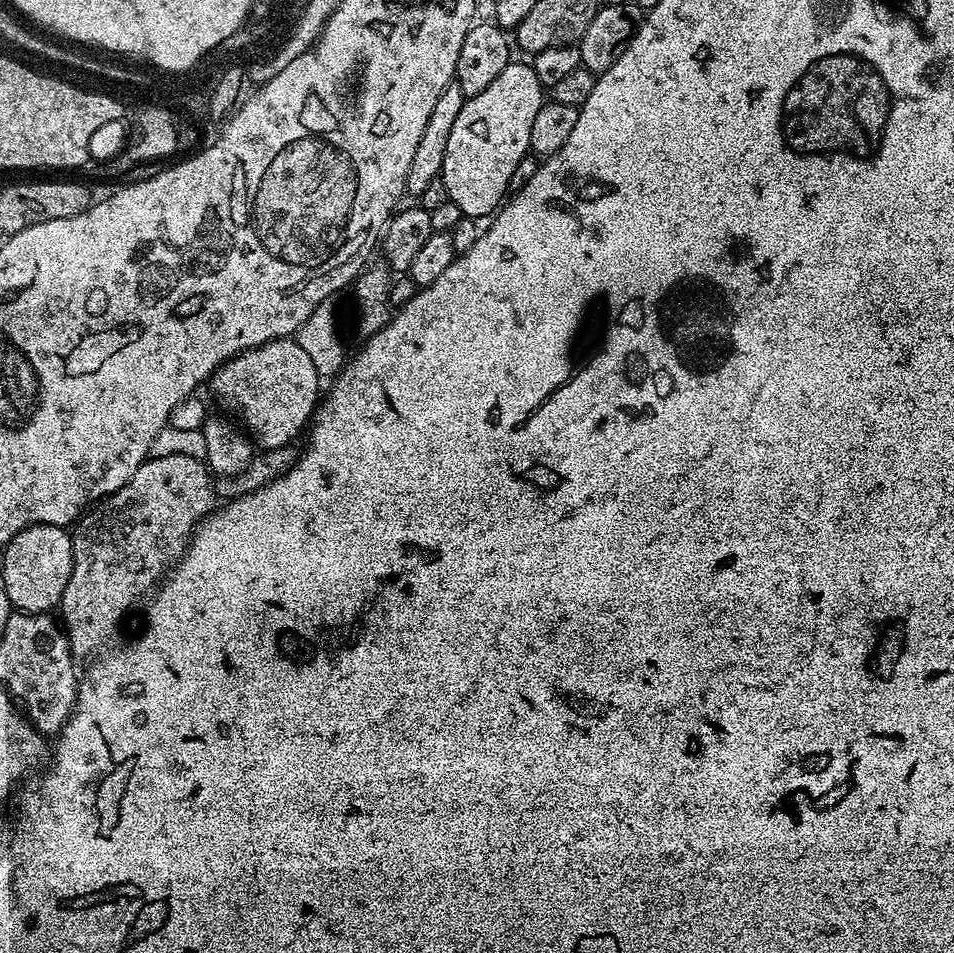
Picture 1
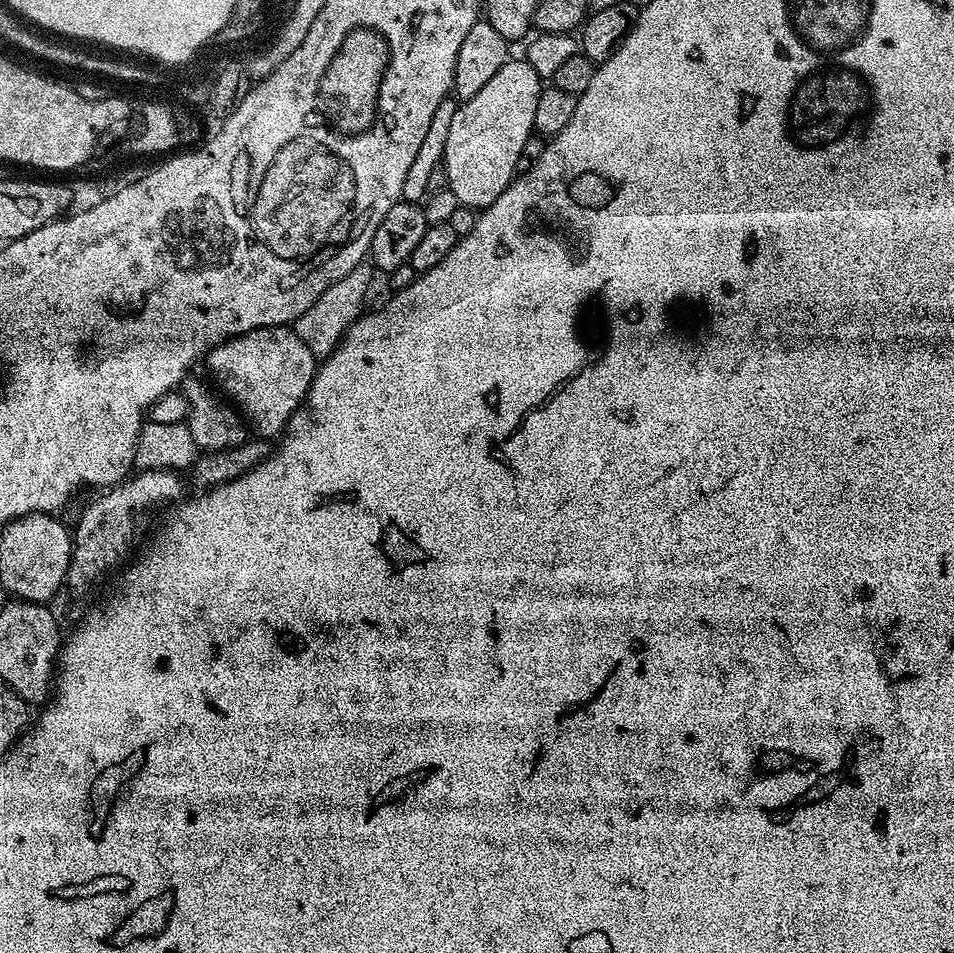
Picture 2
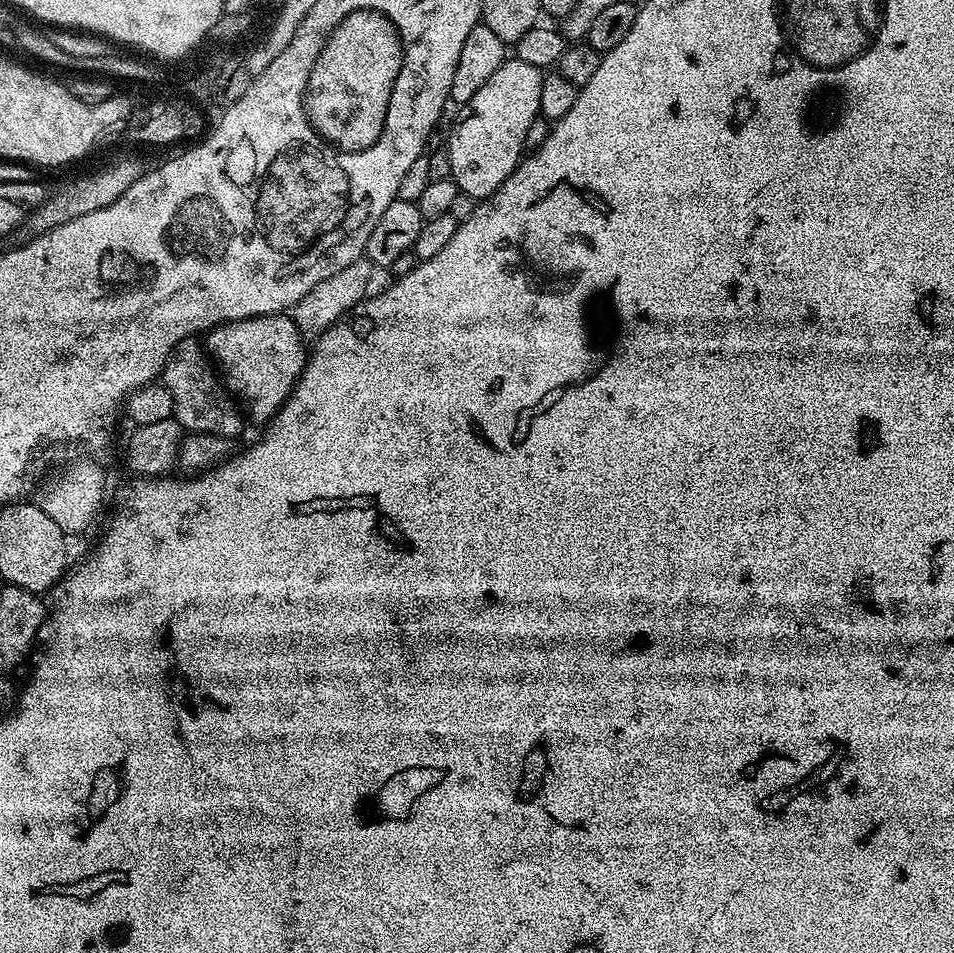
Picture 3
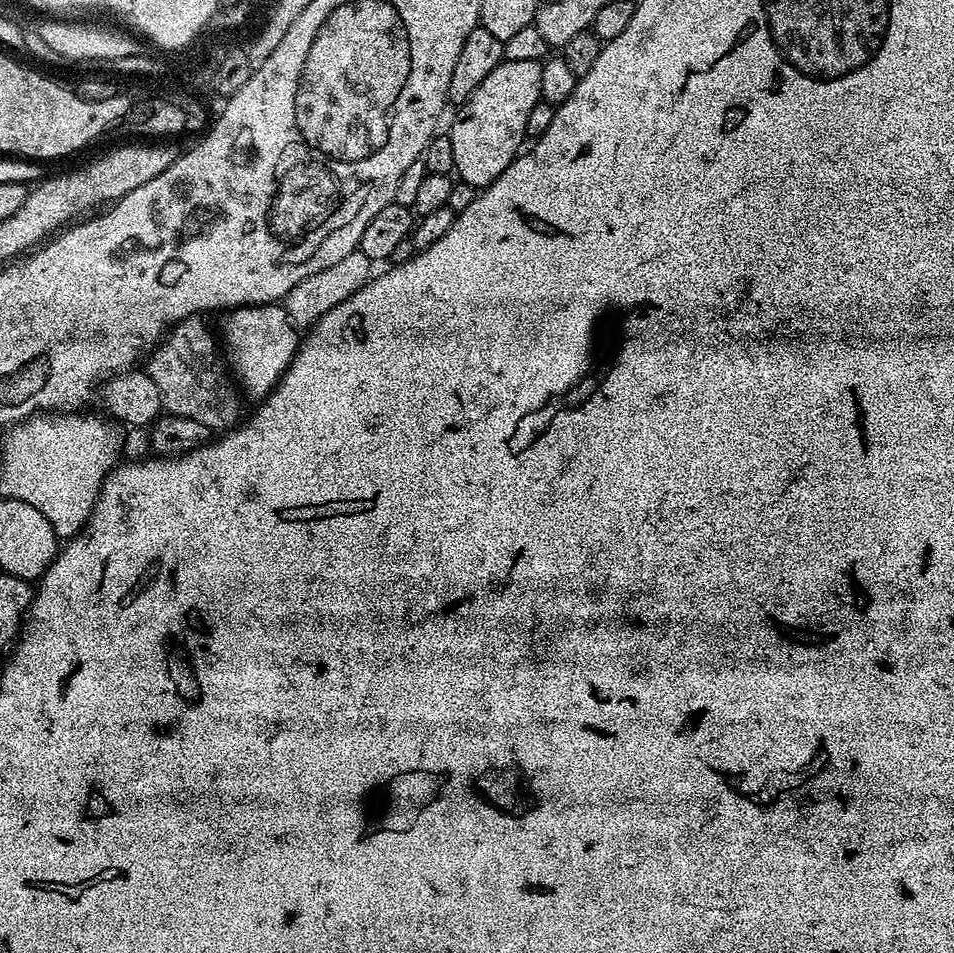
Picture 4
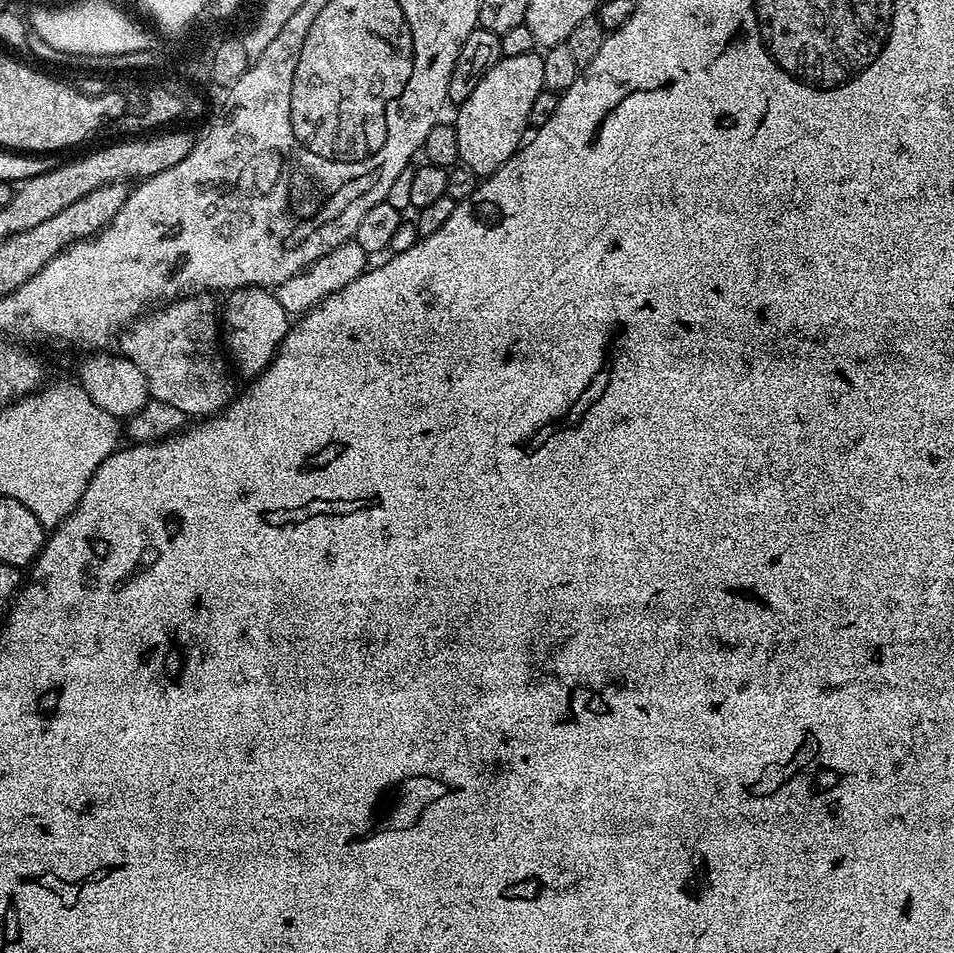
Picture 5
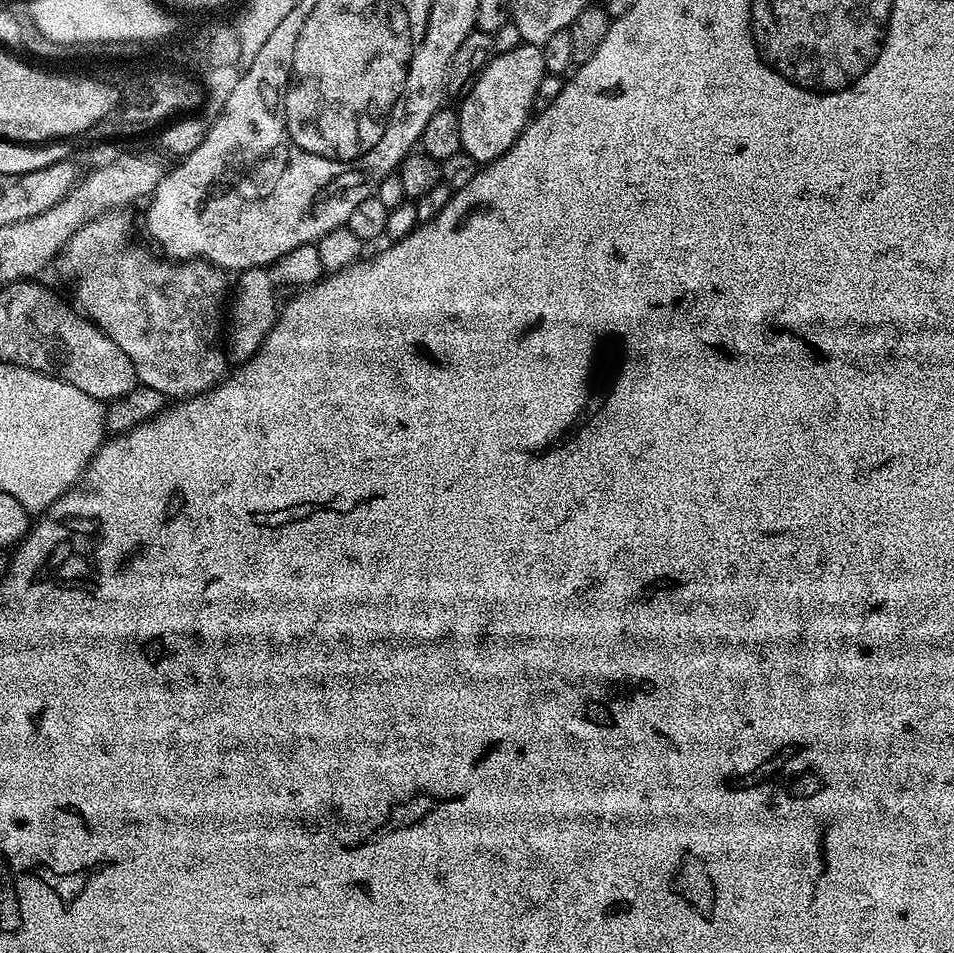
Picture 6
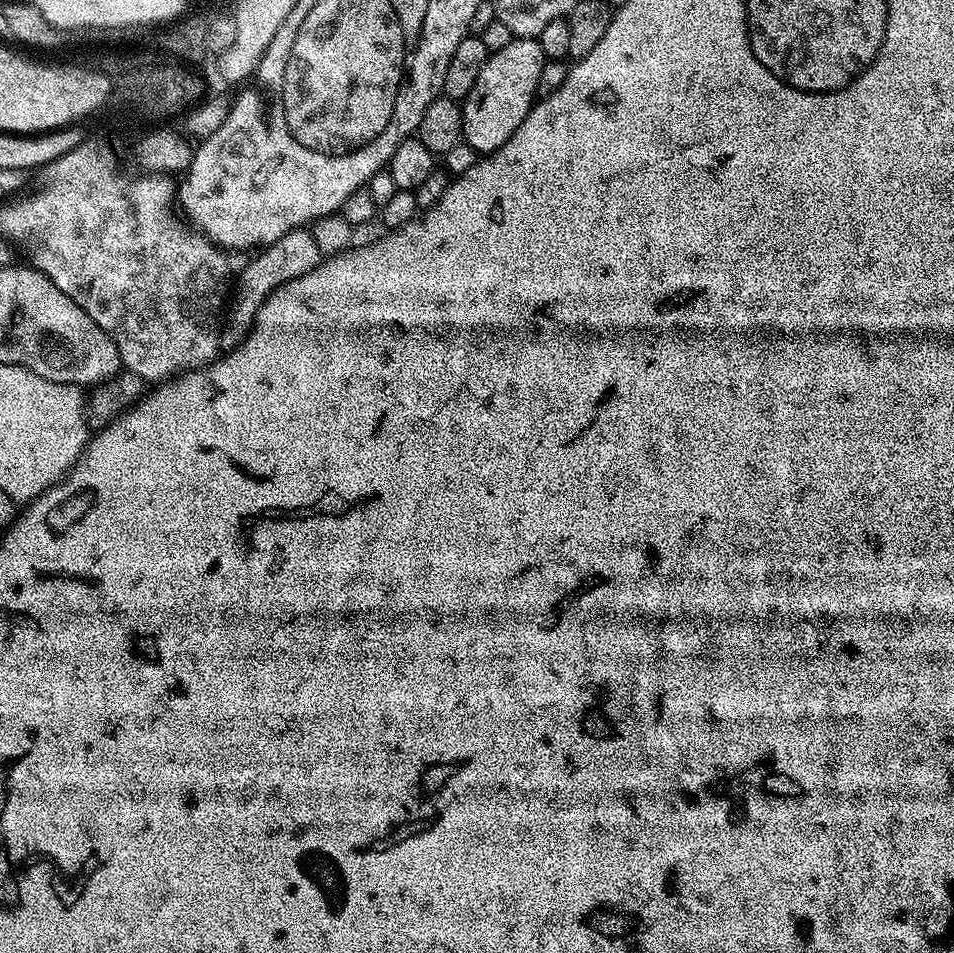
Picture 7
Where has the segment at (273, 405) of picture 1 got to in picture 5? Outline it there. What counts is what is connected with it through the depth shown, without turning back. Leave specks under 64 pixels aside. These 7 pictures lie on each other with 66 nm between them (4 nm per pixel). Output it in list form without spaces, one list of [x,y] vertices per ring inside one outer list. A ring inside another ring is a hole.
[[[236,288],[222,304],[222,344],[229,361],[247,378],[255,378],[270,366],[290,327],[288,312],[267,288]]]

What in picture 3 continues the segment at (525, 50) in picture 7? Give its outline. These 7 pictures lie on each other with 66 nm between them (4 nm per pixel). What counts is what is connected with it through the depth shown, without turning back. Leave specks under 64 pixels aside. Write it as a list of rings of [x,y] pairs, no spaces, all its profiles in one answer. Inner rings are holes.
[[[508,58],[470,102],[459,105],[460,113],[448,132],[446,151],[452,171],[450,179],[461,193],[472,196],[476,202],[487,200],[520,165],[526,152],[526,129],[540,115],[544,78],[545,73],[538,66]]]

